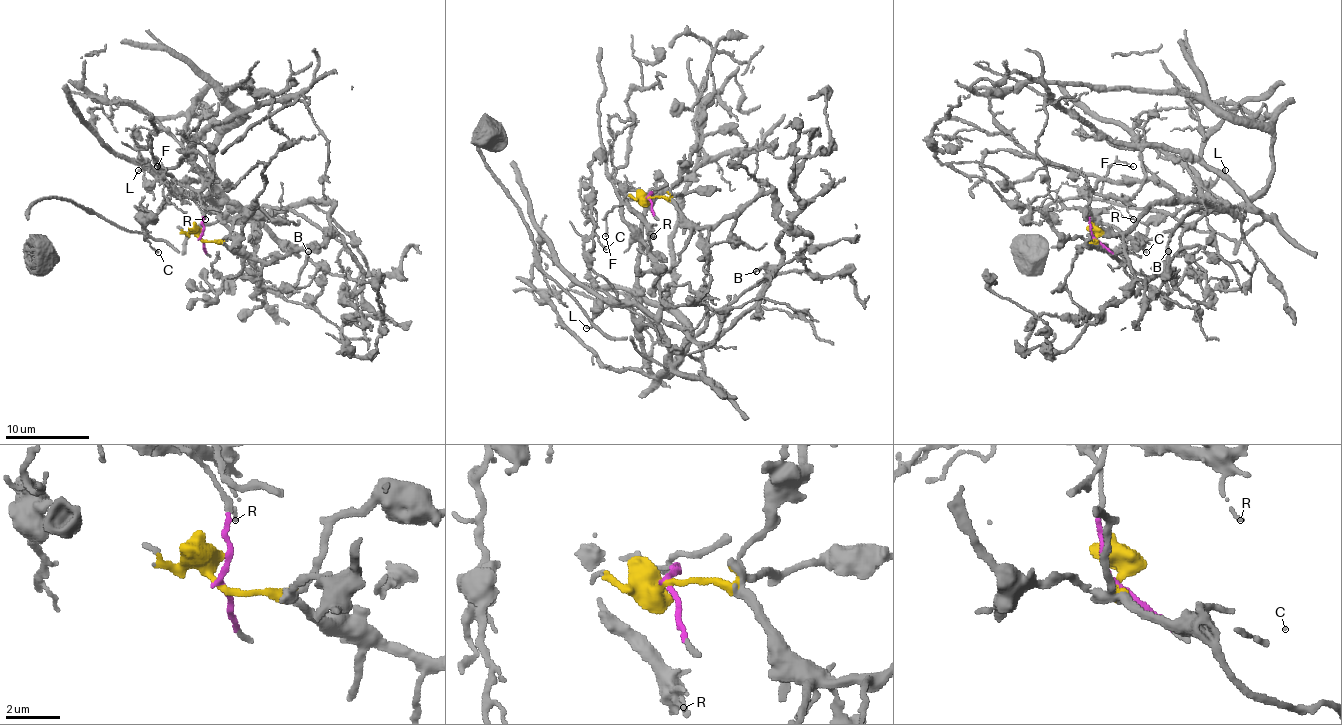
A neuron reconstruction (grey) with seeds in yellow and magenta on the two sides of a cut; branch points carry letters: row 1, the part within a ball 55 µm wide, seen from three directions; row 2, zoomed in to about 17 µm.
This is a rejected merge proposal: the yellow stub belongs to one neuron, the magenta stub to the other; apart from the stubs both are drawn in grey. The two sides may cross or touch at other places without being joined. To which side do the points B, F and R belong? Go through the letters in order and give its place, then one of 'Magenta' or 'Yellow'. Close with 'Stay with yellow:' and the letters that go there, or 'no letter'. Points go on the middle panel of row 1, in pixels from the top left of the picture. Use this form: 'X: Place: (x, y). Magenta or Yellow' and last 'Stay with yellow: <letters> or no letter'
B: Place: (756, 271). Yellow
F: Place: (605, 236). Magenta
R: Place: (653, 236). Magenta
Stay with yellow: B

